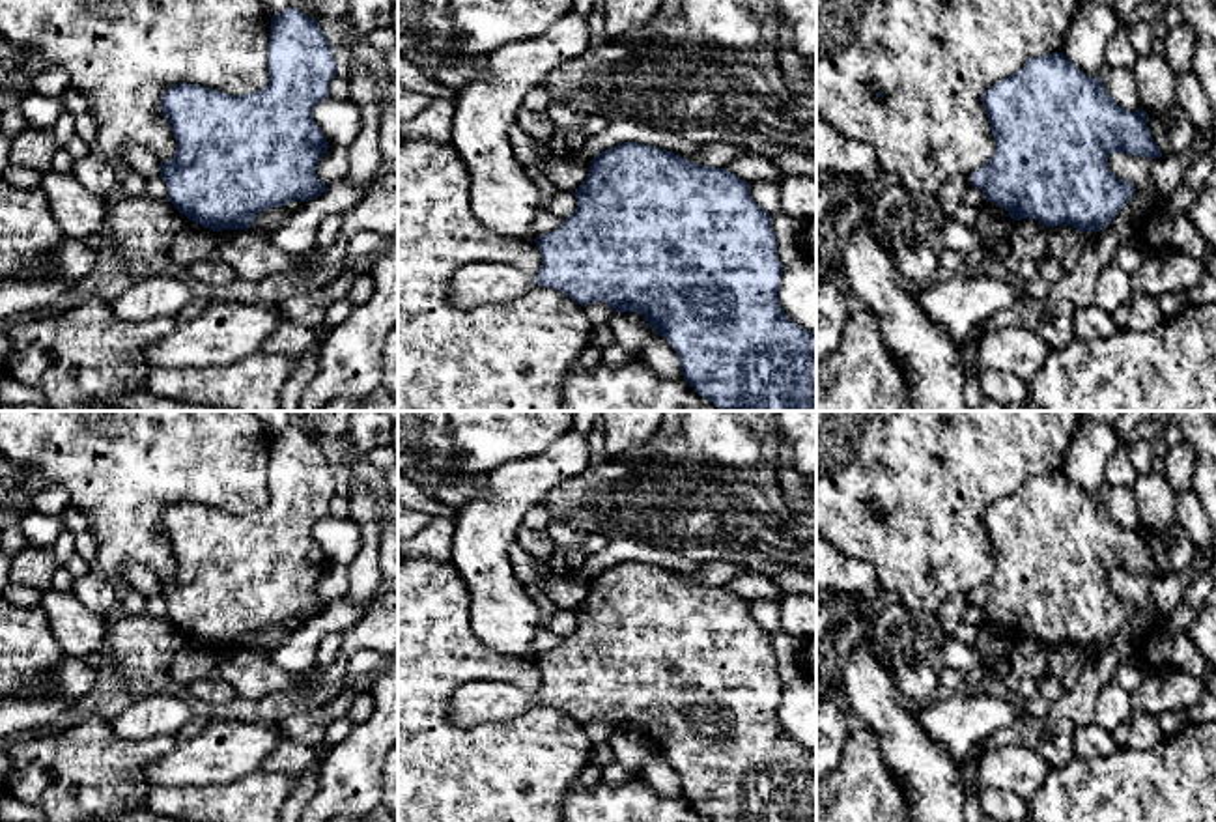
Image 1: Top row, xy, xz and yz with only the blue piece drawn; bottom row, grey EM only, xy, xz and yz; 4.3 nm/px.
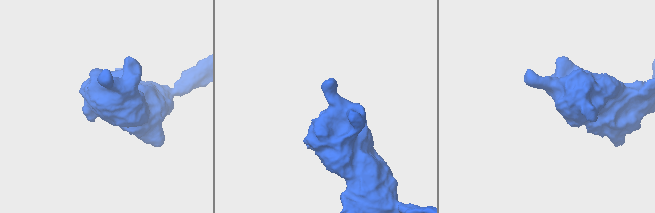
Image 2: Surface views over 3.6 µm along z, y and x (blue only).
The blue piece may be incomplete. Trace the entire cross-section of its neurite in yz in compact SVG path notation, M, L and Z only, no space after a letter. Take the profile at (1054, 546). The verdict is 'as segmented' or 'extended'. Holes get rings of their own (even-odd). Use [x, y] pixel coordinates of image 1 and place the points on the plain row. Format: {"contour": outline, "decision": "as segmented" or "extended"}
{"contour": "M1063 471L1029 476L1018 491L990 504L981 519L996 559L996 570L984 585L971 592L971 603L984 611L986 620L1005 626L1012 641L1035 637L1046 646L1067 643L1080 652L1098 650L1134 615L1134 603L1108 587L1108 575L1111 572L1151 575L1154 579L1162 575L1147 546L1149 532L1143 527L1130 531L1119 525L1098 493L1087 495Z", "decision": "as segmented"}

